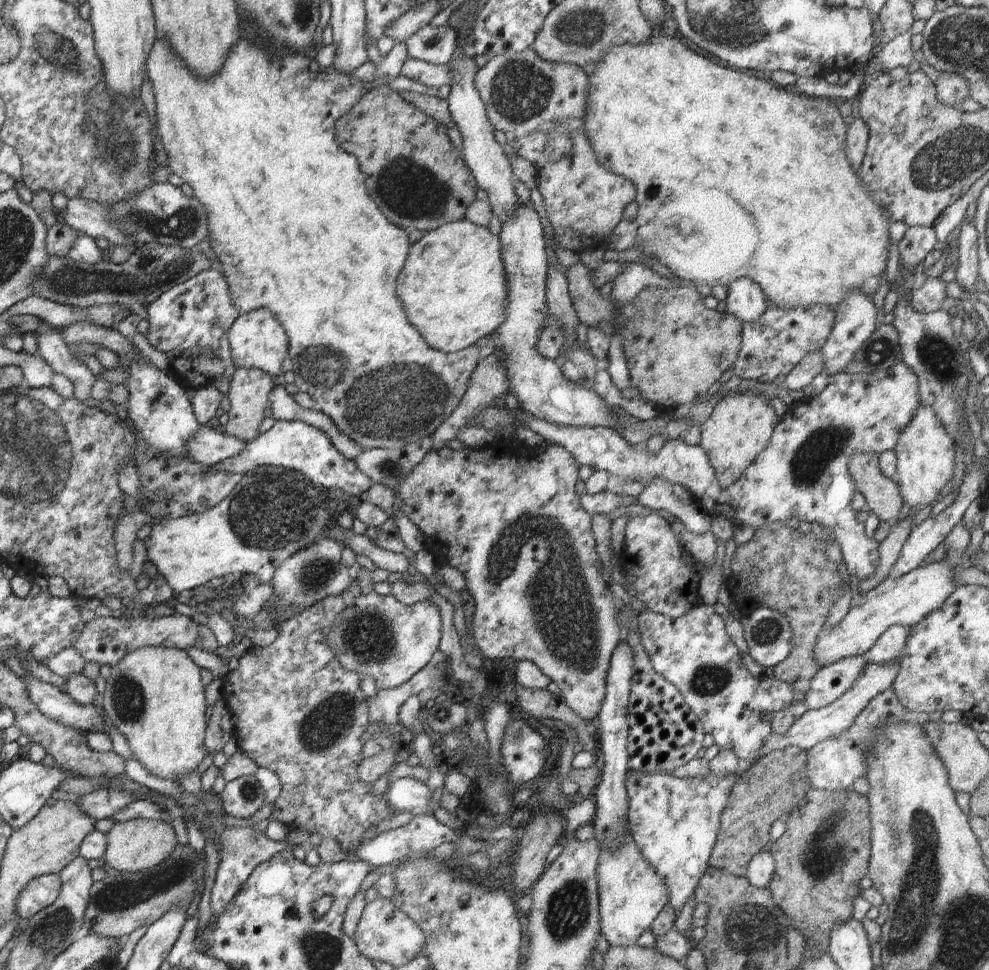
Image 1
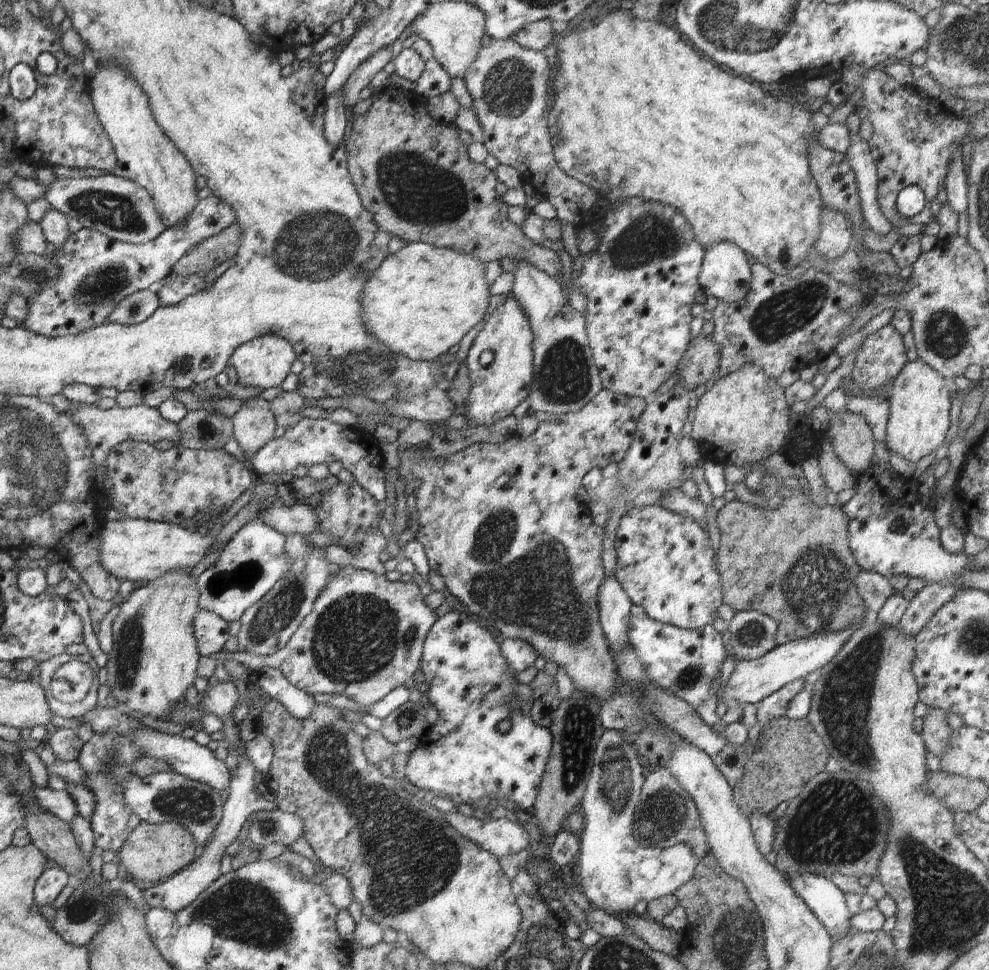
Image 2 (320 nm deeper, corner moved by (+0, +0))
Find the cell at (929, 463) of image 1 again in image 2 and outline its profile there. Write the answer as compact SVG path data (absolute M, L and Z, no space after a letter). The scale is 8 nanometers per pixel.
M919 358L904 364L892 381L892 390L887 396L889 417L885 440L888 448L908 462L916 462L942 446L950 428L952 392L950 381Z

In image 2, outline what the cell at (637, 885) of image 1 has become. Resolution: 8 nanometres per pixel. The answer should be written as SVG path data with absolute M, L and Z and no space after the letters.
M605 729L604 734L596 741L589 781L579 806L583 814L583 829L578 836L581 847L577 857L579 867L576 878L584 889L583 896L592 907L609 913L614 912L618 916L632 913L634 906L640 900L649 903L663 896L672 895L677 888L692 878L699 861L690 844L678 843L665 849L649 849L640 845L634 838L632 829L635 810L644 781L643 760L640 759L636 746L618 731Z

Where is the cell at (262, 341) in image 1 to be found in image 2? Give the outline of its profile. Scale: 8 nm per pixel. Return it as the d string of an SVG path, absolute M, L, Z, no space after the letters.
M264 335L236 348L229 362L237 372L238 385L266 390L266 388L278 388L284 382L296 358L295 350L287 340L278 335Z

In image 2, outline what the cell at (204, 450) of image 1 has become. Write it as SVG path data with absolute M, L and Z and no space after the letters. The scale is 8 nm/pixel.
M75 403L75 405L72 405L67 411L62 413L66 413L73 418L89 442L96 464L95 485L99 492L103 490L103 466L111 448L126 441L142 441L153 445L158 440L174 440L177 444L180 436L180 429L177 424L167 421L158 412L157 408L147 407L146 405L128 408L116 405L104 410L96 405Z

